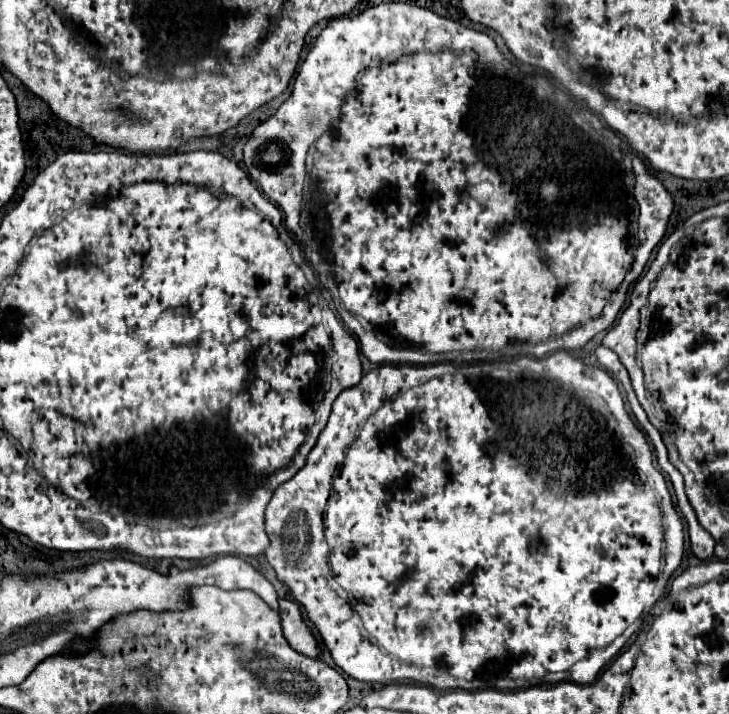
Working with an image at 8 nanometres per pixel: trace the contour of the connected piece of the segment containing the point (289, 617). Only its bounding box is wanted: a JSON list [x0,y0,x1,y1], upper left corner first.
[280,600,322,660]

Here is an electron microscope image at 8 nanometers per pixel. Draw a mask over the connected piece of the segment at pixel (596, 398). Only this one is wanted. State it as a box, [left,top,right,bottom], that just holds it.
[266,342,684,692]

